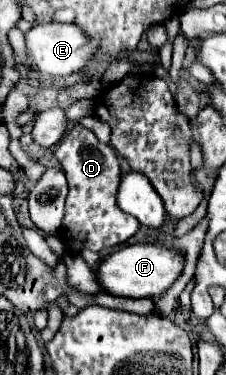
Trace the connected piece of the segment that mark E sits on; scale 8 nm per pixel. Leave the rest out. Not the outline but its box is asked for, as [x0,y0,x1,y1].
[26,23,100,77]

